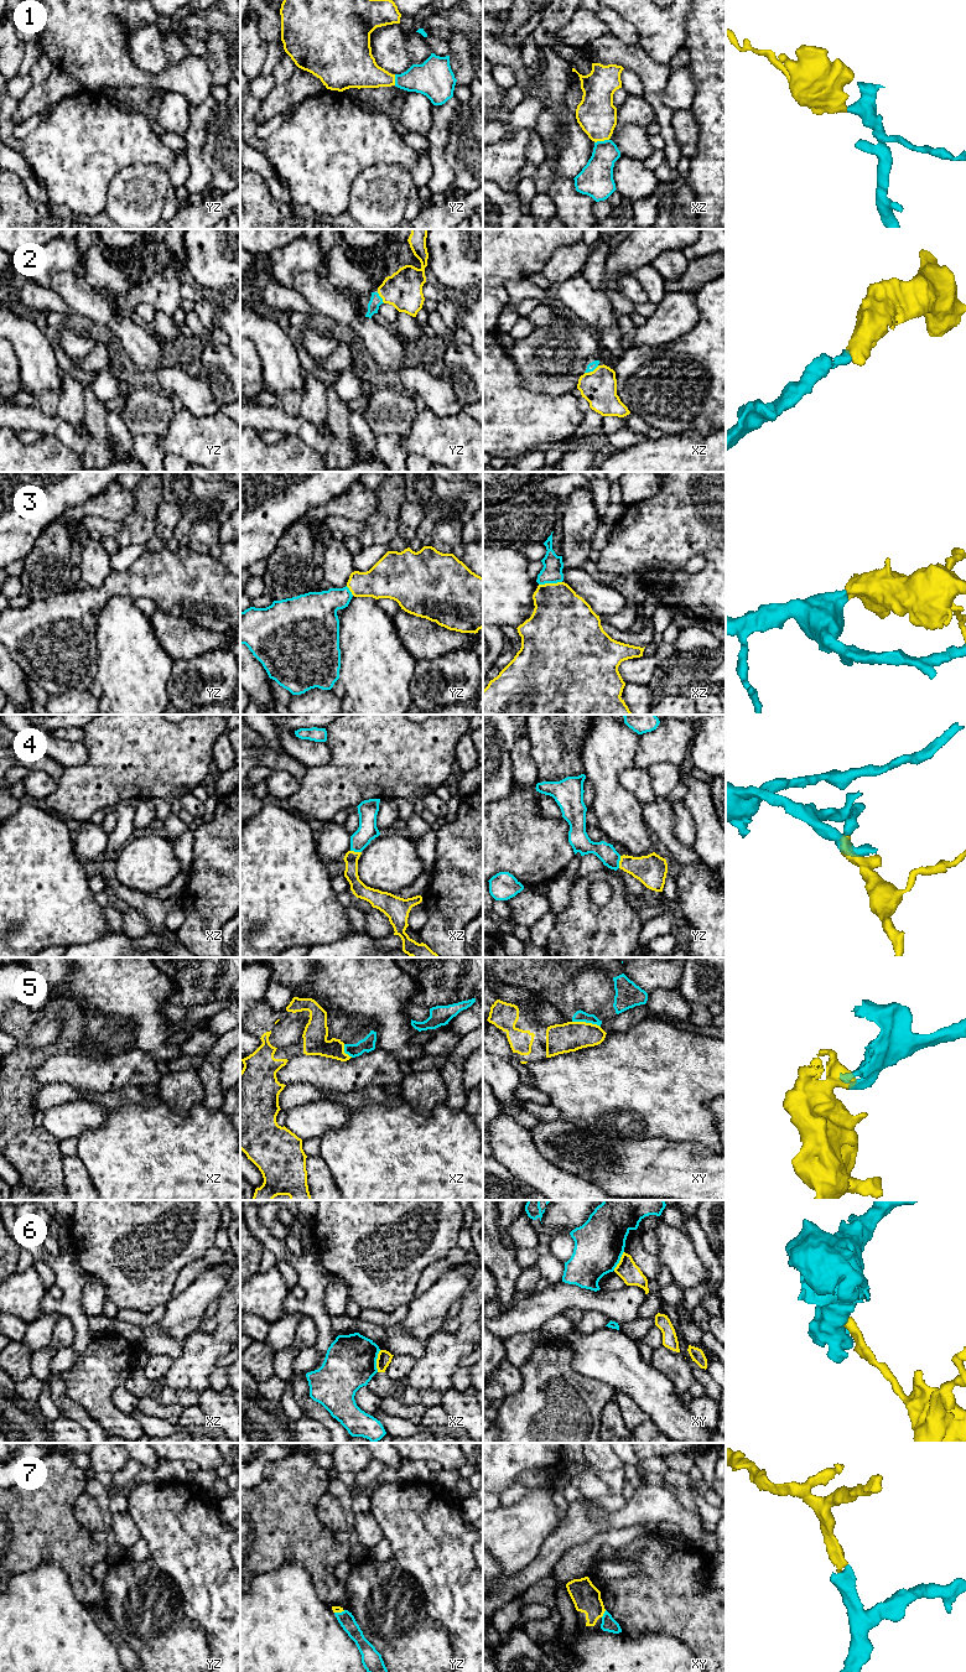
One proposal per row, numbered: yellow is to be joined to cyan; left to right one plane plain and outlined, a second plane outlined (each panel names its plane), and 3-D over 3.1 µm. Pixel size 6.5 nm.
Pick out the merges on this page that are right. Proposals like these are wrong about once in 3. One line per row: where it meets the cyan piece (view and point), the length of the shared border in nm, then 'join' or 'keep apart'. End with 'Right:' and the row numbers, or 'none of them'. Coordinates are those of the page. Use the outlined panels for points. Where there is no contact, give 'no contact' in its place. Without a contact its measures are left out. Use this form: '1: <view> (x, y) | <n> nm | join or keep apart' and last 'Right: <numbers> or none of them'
1: xz (601, 141) | 100 nm | join
2: yz (380, 297) | 90 nm | join
3: xz (550, 582) | 150 nm | join
4: yz (618, 862) | 80 nm | join
5: xy (586, 1022) | 190 nm | keep apart
6: xz (375, 1361) | 150 nm | keep apart
7: xy (603, 1614) | 60 nm | join
Right: 1, 2, 3, 4, 7

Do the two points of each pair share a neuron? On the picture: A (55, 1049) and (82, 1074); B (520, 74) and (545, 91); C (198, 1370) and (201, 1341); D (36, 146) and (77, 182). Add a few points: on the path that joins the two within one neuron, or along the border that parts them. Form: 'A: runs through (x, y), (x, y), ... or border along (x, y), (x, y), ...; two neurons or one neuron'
A: border along (60, 1053), (52, 1057); two neurons
B: runs through (526, 81), (539, 91); one neuron
C: runs through (198, 1362), (201, 1349); one neuron
D: runs through (46, 151), (67, 172); one neuron

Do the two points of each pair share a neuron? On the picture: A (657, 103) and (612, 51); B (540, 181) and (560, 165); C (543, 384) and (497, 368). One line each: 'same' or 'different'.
A: same
B: same
C: different

